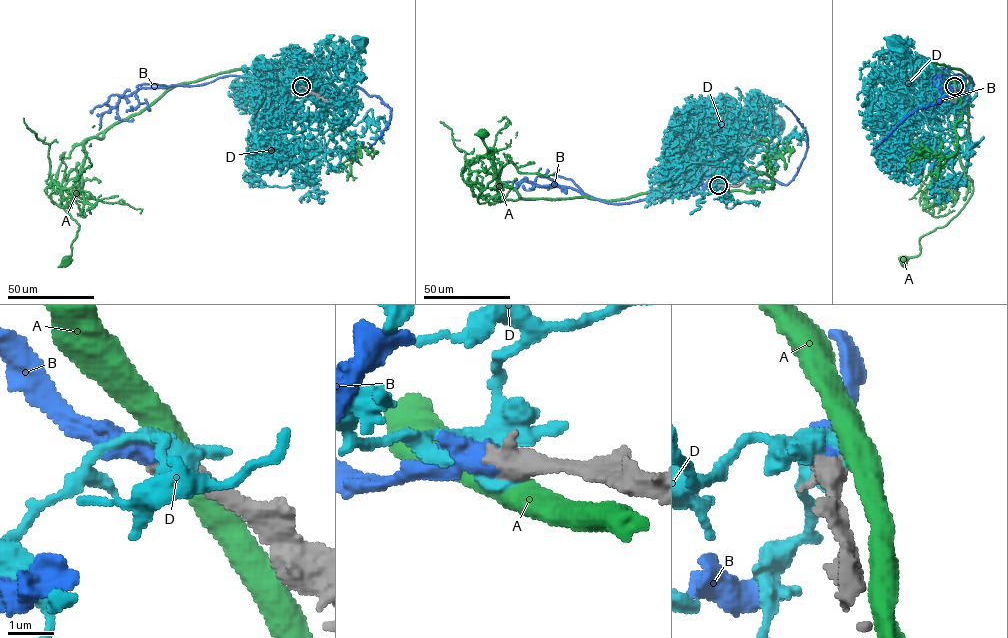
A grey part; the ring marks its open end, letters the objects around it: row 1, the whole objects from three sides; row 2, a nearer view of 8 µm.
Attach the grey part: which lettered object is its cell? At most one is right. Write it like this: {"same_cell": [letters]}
{"same_cell": ["B"]}

